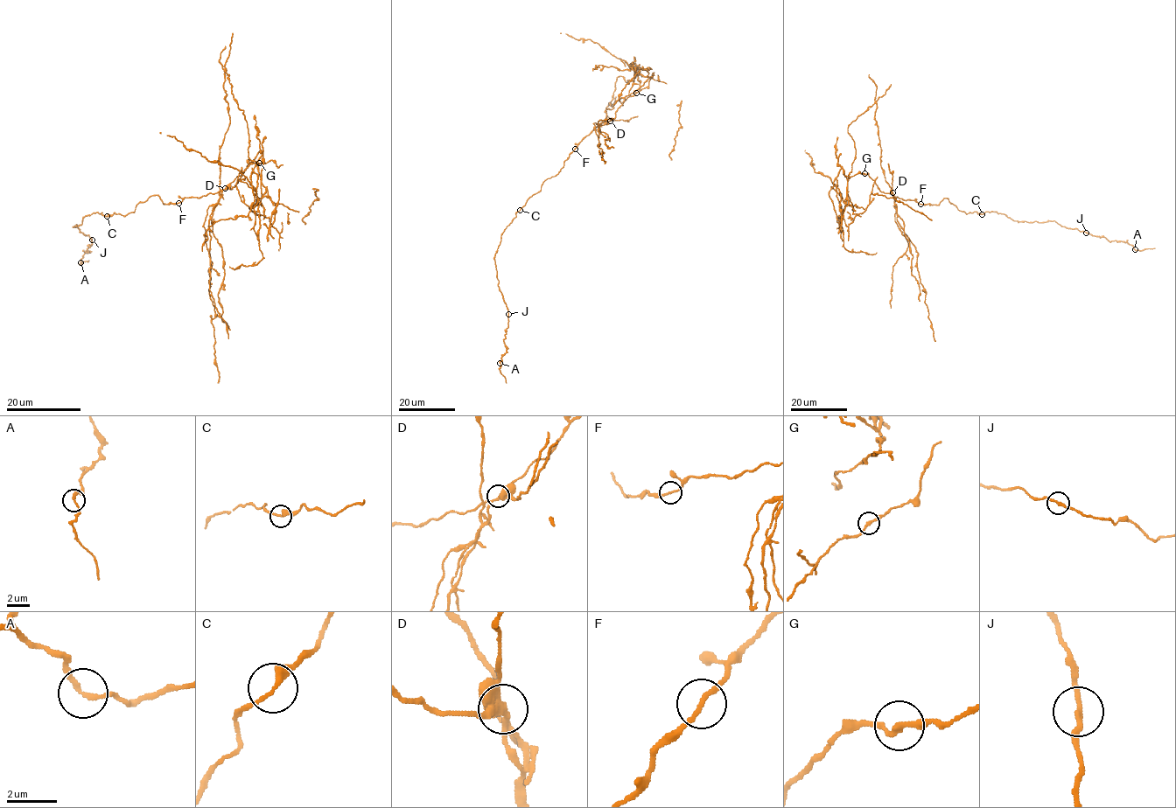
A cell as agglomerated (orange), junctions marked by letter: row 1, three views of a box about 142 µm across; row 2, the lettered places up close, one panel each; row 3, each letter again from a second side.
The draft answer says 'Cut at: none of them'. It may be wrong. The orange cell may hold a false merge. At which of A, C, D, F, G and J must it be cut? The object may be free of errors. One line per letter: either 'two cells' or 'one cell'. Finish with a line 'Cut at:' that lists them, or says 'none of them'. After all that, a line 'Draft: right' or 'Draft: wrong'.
A: one cell
C: one cell
D: two cells
F: one cell
G: one cell
J: one cell
Cut at: D
Draft: wrong

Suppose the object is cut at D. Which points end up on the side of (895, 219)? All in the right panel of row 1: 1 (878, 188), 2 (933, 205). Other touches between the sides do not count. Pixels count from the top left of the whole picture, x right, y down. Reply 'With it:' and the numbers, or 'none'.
With it: none

